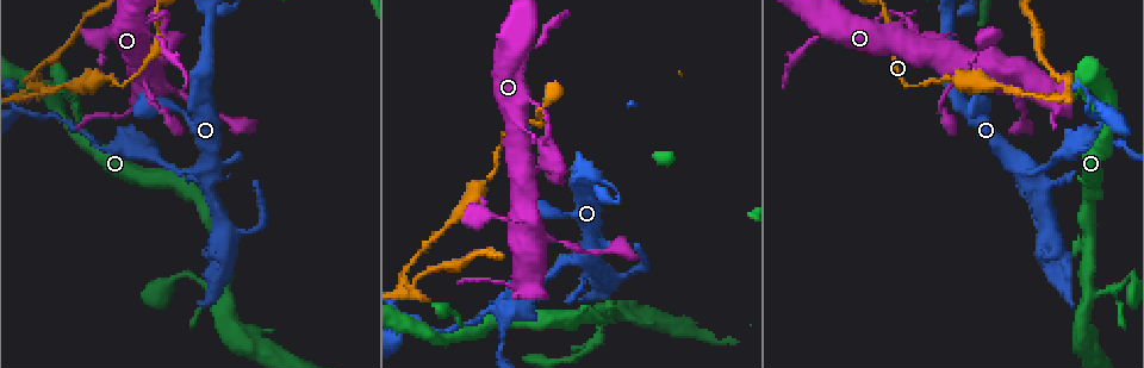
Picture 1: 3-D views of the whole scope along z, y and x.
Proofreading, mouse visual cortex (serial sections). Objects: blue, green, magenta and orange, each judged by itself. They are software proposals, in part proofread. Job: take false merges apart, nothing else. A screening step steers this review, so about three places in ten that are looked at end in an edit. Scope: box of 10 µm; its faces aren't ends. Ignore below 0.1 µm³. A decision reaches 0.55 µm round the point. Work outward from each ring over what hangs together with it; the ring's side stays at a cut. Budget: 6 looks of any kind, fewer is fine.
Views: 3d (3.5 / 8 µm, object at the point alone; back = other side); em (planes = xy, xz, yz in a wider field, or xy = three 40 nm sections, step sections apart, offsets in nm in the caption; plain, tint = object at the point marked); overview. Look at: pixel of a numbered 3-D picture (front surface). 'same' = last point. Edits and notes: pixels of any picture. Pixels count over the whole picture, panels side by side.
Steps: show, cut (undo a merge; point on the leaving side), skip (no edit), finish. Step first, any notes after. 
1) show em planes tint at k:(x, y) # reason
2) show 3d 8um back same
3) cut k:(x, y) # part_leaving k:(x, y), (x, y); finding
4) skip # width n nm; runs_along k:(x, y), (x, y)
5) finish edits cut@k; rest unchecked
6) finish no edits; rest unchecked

show 3d 3.5um at 1:(521, 217) # calibre changes

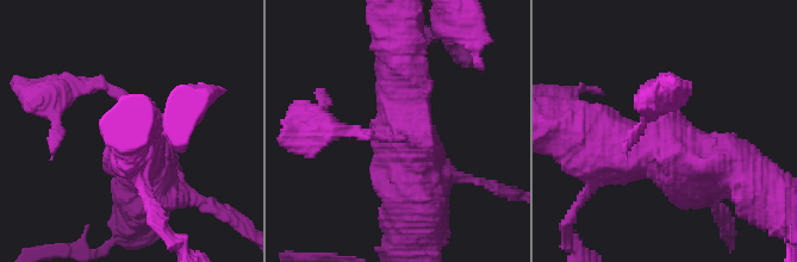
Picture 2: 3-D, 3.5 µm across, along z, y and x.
show em xy step 2 tint at 2:(667, 119)

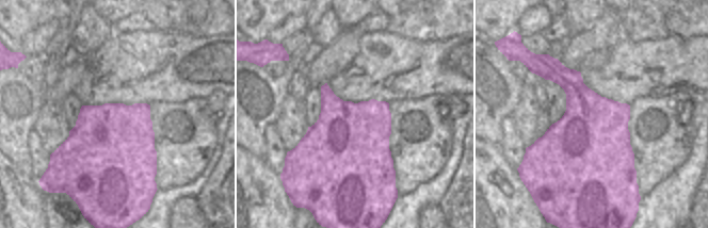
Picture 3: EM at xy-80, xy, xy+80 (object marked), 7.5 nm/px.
skip # runs_along 2:(623, 148), (730, 163), (767, 195); continuous, no second cell

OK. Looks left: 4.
show 3d 3.5um at 1:(406, 289) # narrows sharply

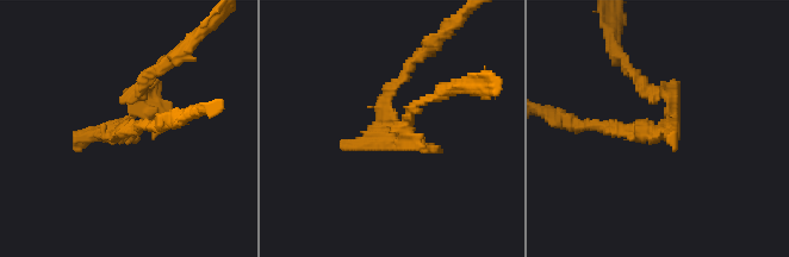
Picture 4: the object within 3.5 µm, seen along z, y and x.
show em xy step 2 tint at 4:(664, 132) # shape alone is not enough

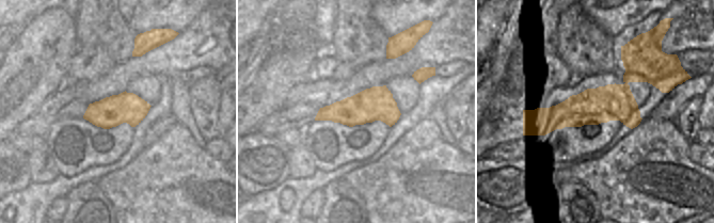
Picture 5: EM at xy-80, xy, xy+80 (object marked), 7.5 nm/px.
show em xy step 3 tint same # another direction

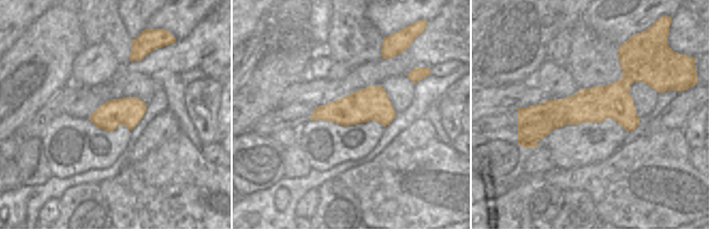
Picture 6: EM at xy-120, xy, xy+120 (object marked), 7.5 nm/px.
cut 4:(408, 131) # part_leaving 4:(386, 125), (401, 144), (411, 111), (434, 98); a second cell is stuck on

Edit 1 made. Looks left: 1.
finish edits cut@4; rest unchecked

